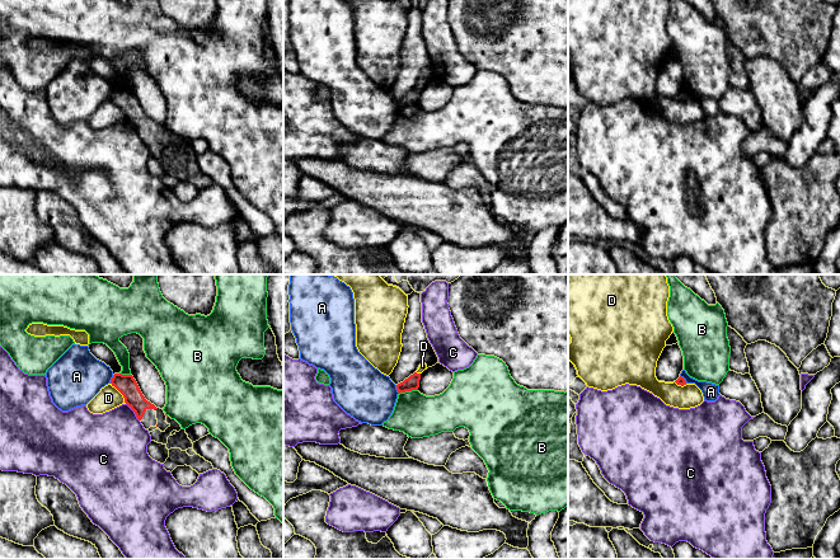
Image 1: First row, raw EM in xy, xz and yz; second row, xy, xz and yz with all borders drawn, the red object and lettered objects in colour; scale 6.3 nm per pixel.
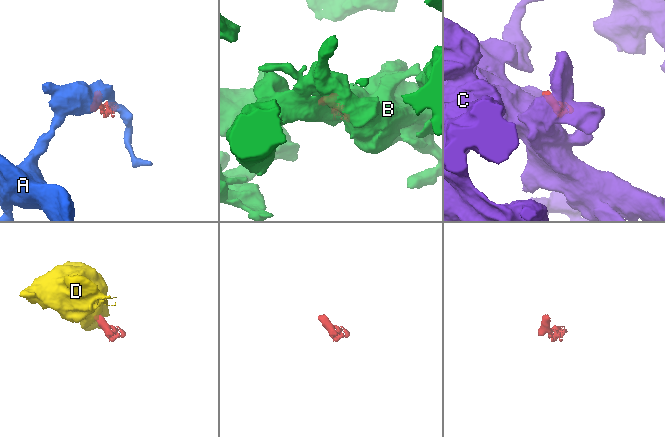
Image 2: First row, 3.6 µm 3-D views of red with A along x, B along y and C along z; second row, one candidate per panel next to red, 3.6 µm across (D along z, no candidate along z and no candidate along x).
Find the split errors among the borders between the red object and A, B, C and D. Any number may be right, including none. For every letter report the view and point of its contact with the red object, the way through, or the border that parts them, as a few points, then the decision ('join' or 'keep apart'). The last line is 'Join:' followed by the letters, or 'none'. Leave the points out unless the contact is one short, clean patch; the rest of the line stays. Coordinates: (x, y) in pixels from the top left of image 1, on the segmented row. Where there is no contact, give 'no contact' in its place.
A: xy (112, 379) | keep apart
B: xz (408, 390) | keep apart
C: xy (134, 410) | along xy (126, 403), (139, 421) | keep apart
D: xy (120, 391) | along xy (111, 383), (126, 403) | keep apart
Join: none

